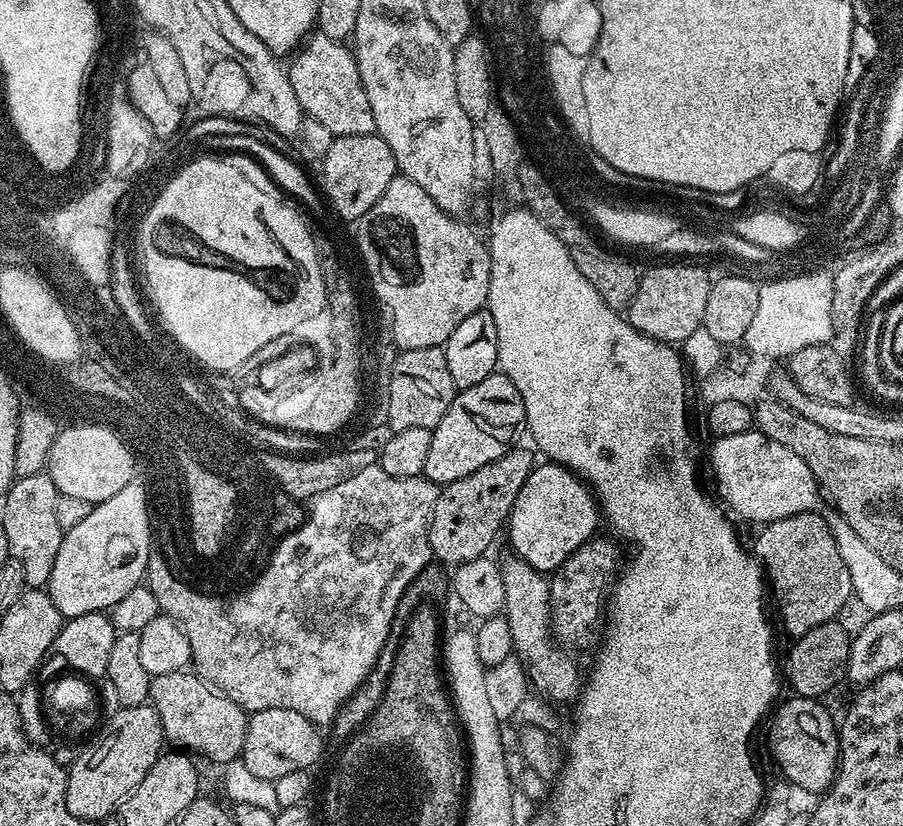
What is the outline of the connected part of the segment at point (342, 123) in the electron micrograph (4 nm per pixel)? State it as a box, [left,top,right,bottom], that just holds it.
[286,34,375,137]

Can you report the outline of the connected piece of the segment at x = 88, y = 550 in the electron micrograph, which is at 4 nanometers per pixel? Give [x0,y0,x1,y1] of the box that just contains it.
[46,482,152,617]

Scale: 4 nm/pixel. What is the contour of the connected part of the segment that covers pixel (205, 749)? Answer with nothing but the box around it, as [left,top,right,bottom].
[148,671,249,766]

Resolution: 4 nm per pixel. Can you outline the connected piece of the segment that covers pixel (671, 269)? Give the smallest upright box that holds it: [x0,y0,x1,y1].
[626,262,713,346]

